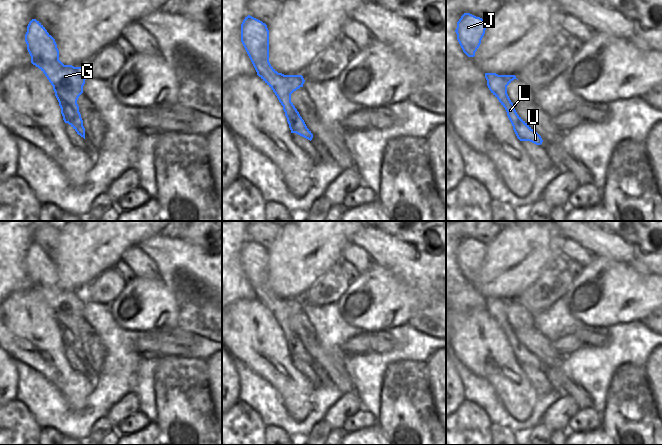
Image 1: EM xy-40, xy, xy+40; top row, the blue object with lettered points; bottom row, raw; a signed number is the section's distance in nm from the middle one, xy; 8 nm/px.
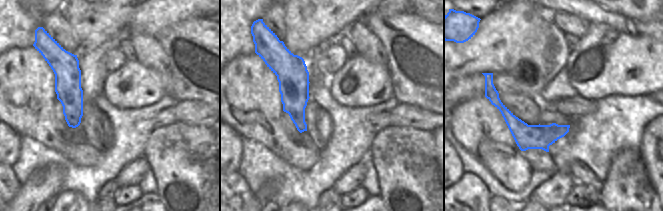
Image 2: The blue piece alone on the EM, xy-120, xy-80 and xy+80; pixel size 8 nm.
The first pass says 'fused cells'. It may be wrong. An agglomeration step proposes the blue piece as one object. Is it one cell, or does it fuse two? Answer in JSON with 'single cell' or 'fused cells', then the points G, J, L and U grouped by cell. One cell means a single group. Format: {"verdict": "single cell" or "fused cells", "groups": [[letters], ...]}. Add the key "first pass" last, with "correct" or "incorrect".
{"verdict": "single cell", "groups": [["G", "J", "L", "U"]], "first pass": "incorrect"}

